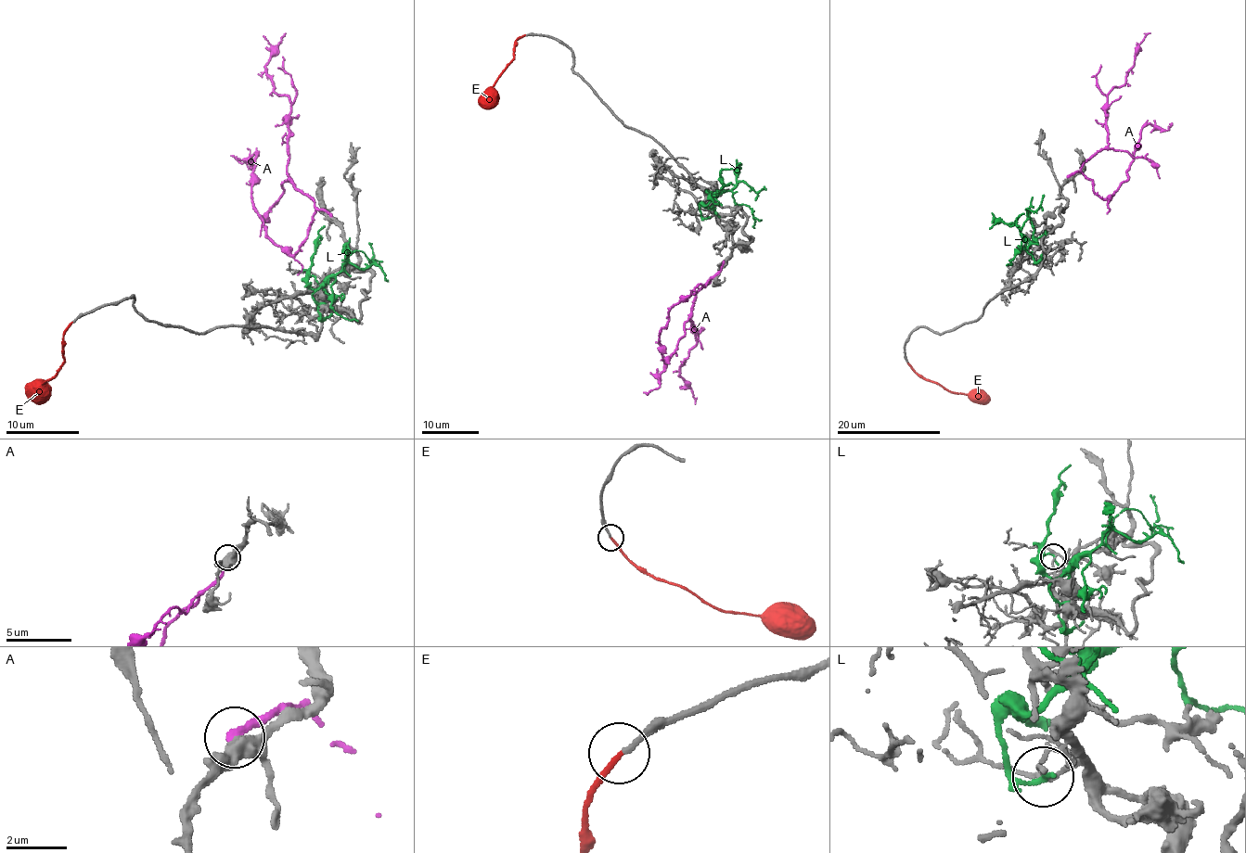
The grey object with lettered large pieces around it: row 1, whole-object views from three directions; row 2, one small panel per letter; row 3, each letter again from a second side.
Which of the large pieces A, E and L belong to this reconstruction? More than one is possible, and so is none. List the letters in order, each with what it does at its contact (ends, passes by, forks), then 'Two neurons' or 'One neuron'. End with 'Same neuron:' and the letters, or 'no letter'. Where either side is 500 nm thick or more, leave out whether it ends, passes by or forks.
A: It ends there. Two neurons
E: It ends there. One neuron
L: It ends there. Two neurons
Same neuron: E

